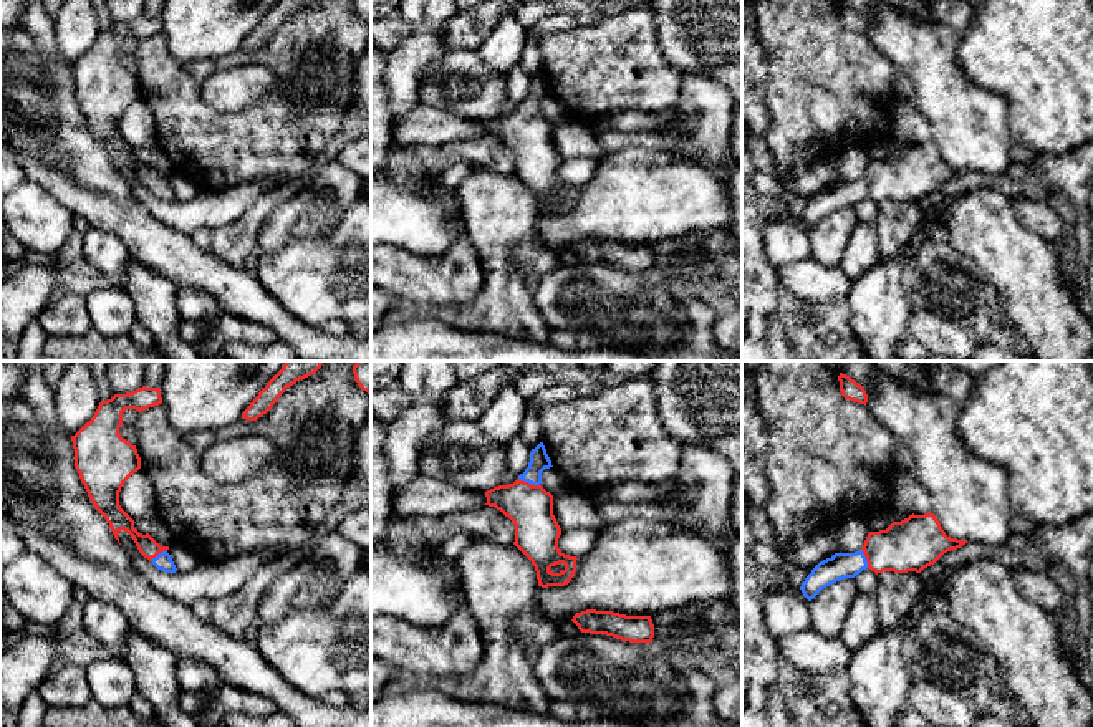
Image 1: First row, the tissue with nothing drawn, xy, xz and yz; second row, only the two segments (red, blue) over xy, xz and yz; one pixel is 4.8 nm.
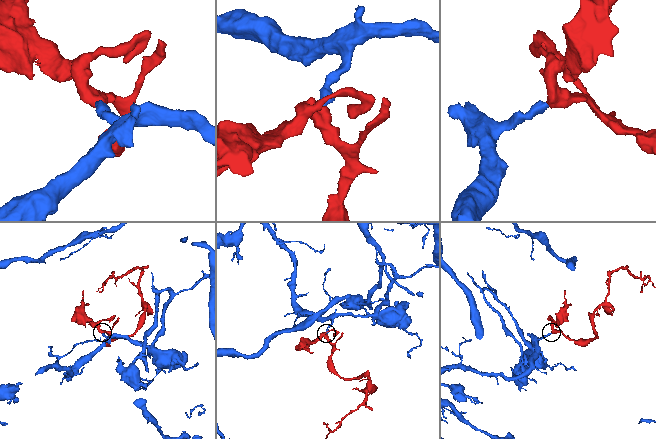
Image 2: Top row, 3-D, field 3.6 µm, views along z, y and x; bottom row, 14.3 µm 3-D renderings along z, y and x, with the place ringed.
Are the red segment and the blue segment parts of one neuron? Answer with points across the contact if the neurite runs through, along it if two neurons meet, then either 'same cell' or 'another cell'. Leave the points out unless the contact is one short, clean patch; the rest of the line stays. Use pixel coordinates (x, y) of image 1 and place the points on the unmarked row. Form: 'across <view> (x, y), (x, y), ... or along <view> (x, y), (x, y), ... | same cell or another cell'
across xz (530, 136), (527, 133), (527, 111), (539, 88) | same cell

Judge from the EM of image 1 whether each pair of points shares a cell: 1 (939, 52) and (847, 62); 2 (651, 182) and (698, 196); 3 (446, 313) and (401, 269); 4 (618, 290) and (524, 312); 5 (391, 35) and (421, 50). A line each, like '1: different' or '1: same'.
1: different
2: same
3: different
4: different
5: different

